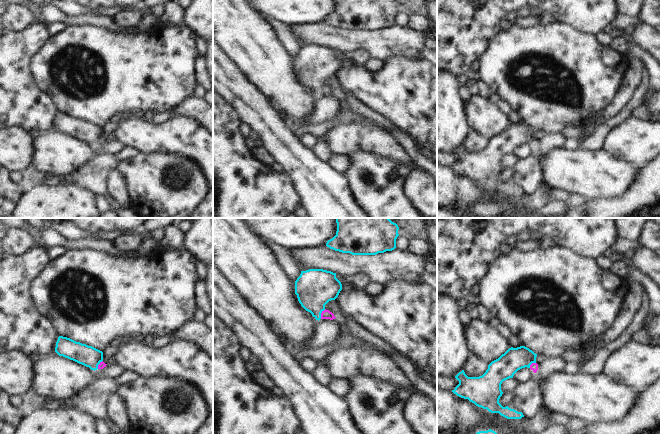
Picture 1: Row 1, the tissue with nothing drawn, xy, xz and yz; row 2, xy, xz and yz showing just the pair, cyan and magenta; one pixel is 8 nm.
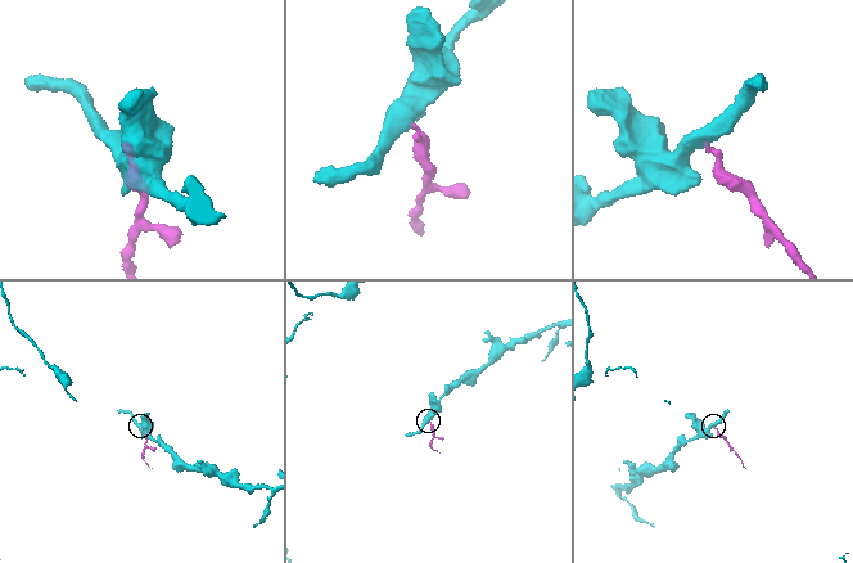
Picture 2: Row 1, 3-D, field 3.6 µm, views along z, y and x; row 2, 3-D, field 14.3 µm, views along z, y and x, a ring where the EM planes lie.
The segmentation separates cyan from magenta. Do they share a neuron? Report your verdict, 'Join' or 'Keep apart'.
Keep apart.

